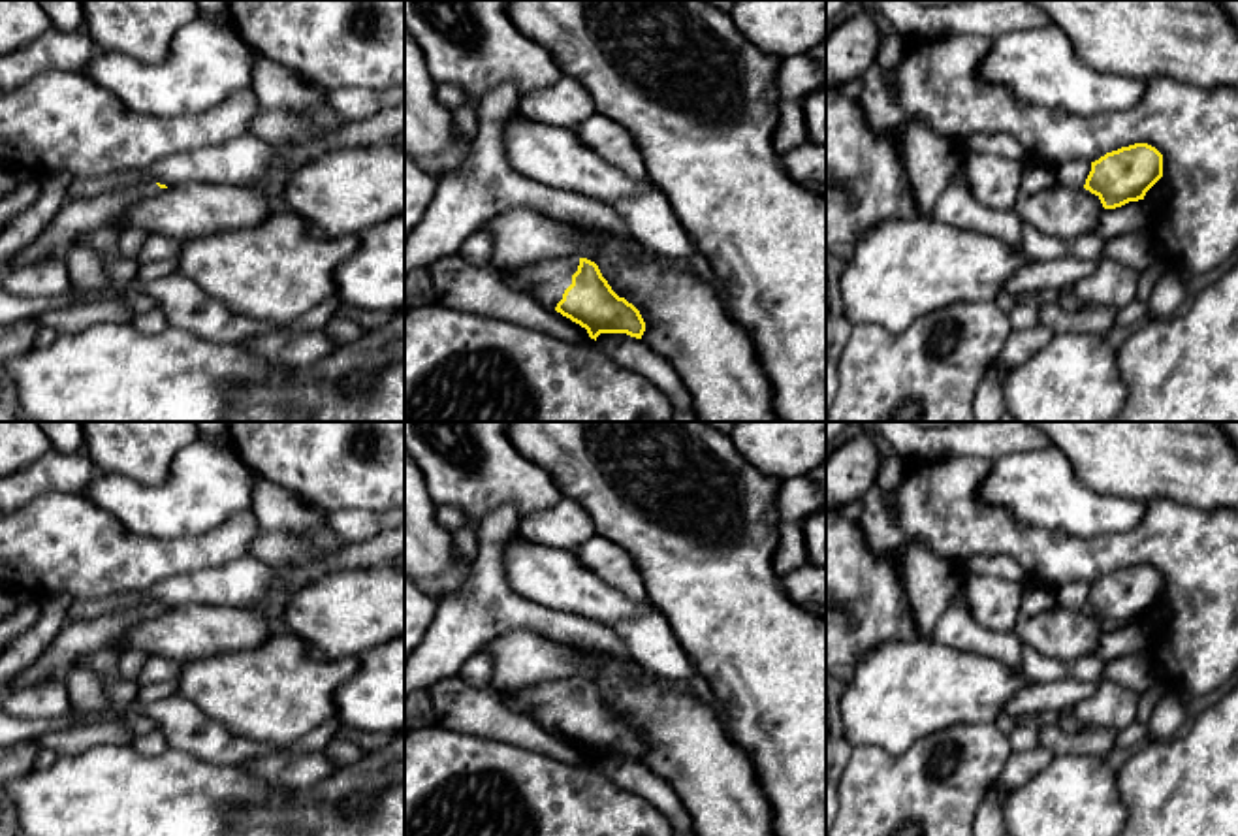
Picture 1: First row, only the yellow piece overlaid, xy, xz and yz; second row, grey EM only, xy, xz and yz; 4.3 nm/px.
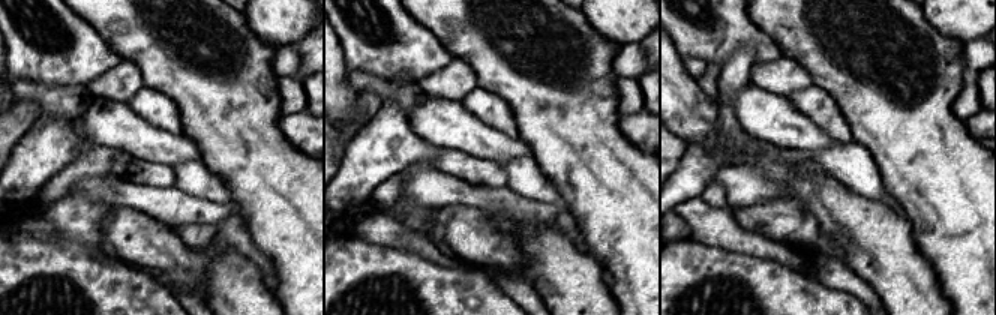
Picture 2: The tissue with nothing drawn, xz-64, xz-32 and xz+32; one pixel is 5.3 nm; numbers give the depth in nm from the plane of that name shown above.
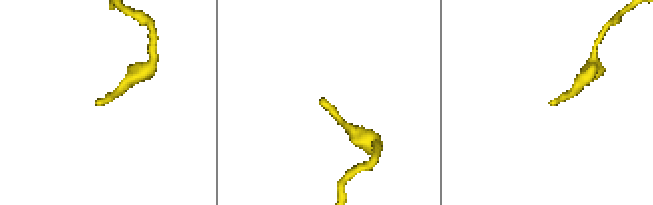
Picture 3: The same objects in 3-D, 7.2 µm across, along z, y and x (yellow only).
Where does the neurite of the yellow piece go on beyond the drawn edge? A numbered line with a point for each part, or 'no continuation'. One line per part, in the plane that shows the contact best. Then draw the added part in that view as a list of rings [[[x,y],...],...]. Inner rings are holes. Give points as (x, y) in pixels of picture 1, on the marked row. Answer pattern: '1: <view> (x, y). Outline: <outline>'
1: xz (546, 281). Outline: [[[576,256],[538,260],[521,267],[506,267],[500,277],[510,288],[531,294],[542,305],[555,309],[572,284],[578,265],[579,258]]]

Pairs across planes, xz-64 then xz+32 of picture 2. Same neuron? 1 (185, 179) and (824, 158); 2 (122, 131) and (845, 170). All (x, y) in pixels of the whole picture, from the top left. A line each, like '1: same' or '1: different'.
1: same
2: different

